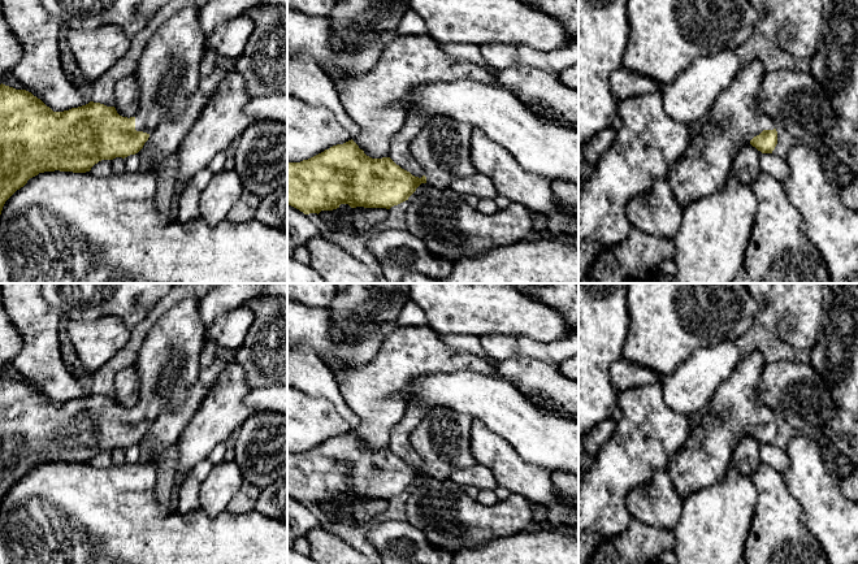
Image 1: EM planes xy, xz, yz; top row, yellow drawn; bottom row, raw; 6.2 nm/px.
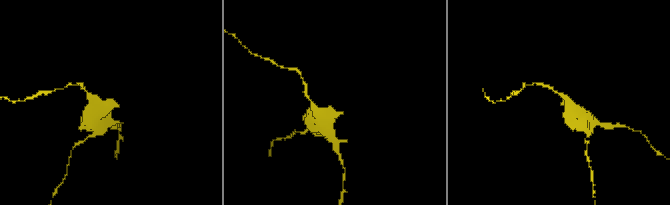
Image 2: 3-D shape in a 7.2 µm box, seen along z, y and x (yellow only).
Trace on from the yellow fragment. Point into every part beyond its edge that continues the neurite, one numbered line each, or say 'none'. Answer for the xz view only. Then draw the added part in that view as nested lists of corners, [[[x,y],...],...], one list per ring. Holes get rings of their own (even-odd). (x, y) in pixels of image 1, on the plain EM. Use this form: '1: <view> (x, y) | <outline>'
1: xz (442, 439) | [[[445,407],[426,411],[410,434],[413,450],[424,461],[426,476],[450,482],[455,468],[476,464],[471,450],[472,421],[472,416]]]

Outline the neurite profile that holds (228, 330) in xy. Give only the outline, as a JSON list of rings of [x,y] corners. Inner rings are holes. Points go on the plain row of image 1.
[[[243,304],[217,317],[211,326],[205,327],[205,338],[218,347],[238,350],[254,320],[252,309]]]

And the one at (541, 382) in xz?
[[[515,356],[499,361],[495,368],[533,403],[562,418],[575,421],[578,415],[578,382],[564,377],[558,363]]]

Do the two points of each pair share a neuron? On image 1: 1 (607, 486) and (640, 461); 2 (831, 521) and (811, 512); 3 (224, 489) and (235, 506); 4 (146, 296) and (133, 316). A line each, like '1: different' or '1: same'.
1: same
2: same
3: different
4: same

